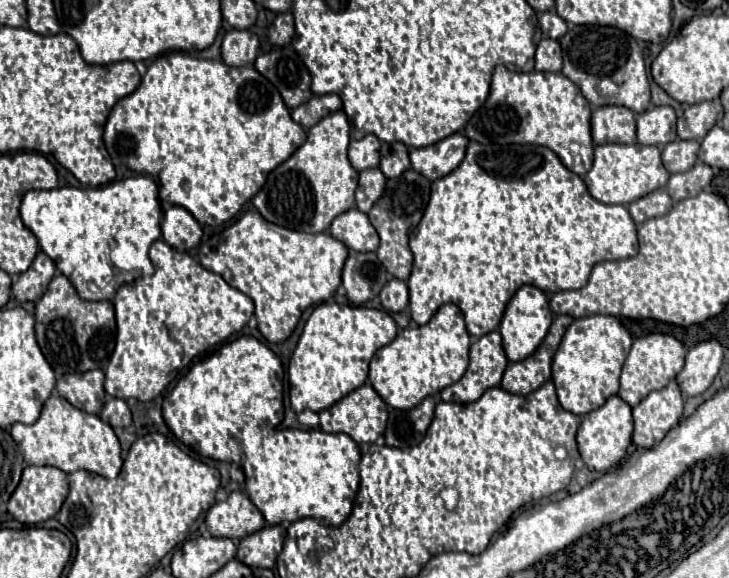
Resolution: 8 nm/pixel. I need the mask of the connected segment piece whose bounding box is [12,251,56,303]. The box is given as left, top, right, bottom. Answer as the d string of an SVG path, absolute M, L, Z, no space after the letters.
M38 253L34 263L30 265L28 271L20 273L16 283L12 285L12 293L16 297L16 301L38 301L42 297L42 293L48 289L50 279L56 273L56 265L54 261L46 255L46 253Z

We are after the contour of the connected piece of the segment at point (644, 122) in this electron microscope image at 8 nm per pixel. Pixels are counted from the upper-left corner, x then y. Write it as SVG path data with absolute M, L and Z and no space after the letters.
M652 107L636 117L638 143L666 145L676 139L676 113L672 107Z

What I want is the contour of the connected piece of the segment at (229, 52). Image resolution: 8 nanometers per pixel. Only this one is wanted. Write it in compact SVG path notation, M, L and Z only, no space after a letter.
M230 29L222 41L222 59L230 67L254 67L260 41L250 31Z

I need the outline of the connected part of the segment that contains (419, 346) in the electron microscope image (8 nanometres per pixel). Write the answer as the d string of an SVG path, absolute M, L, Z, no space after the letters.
M442 305L426 325L402 329L392 343L376 351L370 361L368 381L390 407L406 411L456 383L468 367L468 349L470 335L464 325L464 315L458 305Z

